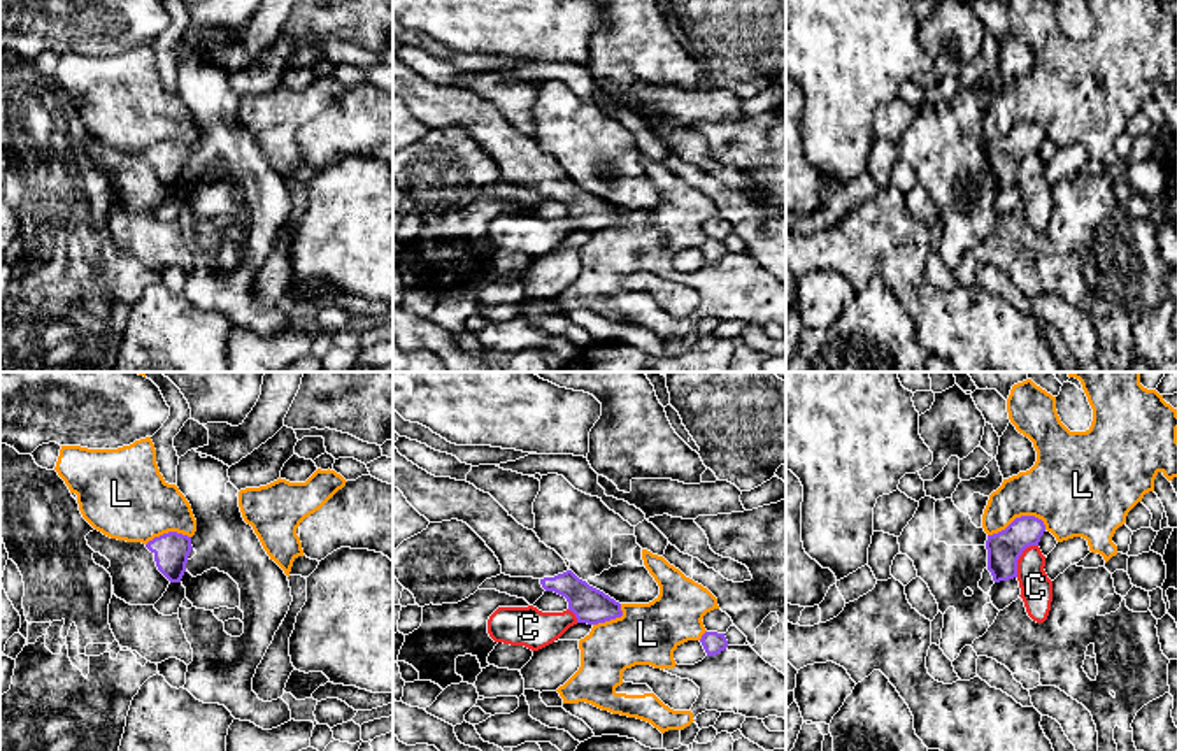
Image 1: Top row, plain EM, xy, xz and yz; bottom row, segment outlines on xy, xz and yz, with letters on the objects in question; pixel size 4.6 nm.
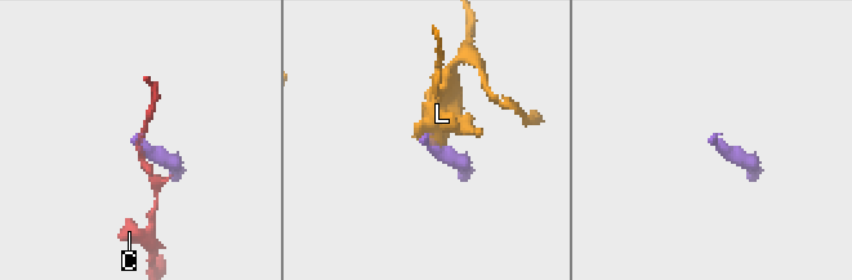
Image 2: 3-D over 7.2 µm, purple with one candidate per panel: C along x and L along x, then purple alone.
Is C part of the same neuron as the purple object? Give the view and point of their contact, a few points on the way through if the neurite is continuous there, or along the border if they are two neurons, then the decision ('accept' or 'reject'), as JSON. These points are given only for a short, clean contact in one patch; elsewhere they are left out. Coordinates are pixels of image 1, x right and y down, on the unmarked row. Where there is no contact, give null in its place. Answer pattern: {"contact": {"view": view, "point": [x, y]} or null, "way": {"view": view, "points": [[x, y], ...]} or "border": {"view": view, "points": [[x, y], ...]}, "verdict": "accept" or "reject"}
{"contact": {"view": "yz", "point": [1020, 162]}, "verdict": "reject"}

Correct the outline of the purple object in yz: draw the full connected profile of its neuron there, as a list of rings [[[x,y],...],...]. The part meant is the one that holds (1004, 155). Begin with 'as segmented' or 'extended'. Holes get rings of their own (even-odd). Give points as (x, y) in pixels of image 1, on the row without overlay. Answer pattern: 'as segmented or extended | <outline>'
as segmented | [[[1035,123],[1016,125],[1005,137],[988,142],[988,177],[995,190],[1017,184],[1017,167],[1030,153],[1038,153],[1045,139]]]

